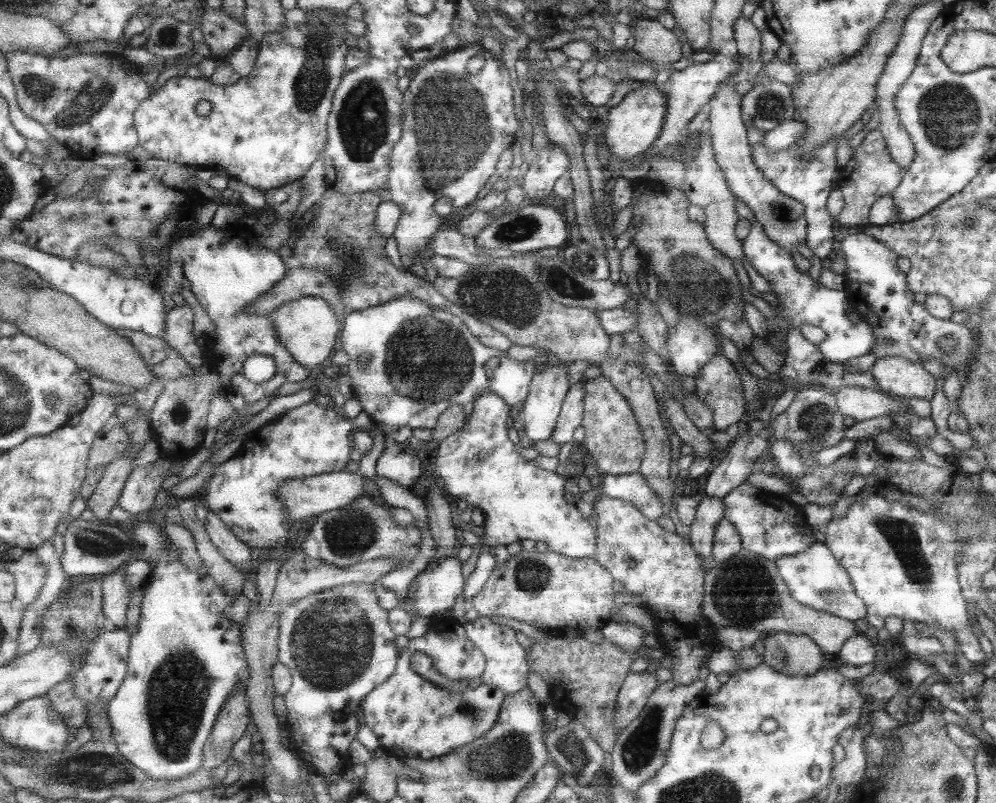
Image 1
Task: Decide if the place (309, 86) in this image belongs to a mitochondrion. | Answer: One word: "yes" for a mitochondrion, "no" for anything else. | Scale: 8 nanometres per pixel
yes

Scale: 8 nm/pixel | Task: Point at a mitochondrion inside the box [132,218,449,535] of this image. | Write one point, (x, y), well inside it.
(344, 250)

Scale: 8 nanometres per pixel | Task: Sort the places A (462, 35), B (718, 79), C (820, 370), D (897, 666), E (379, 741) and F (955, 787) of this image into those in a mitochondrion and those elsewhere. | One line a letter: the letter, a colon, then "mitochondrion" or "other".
A: other
B: other
C: mitochondrion
D: other
E: other
F: mitochondrion

